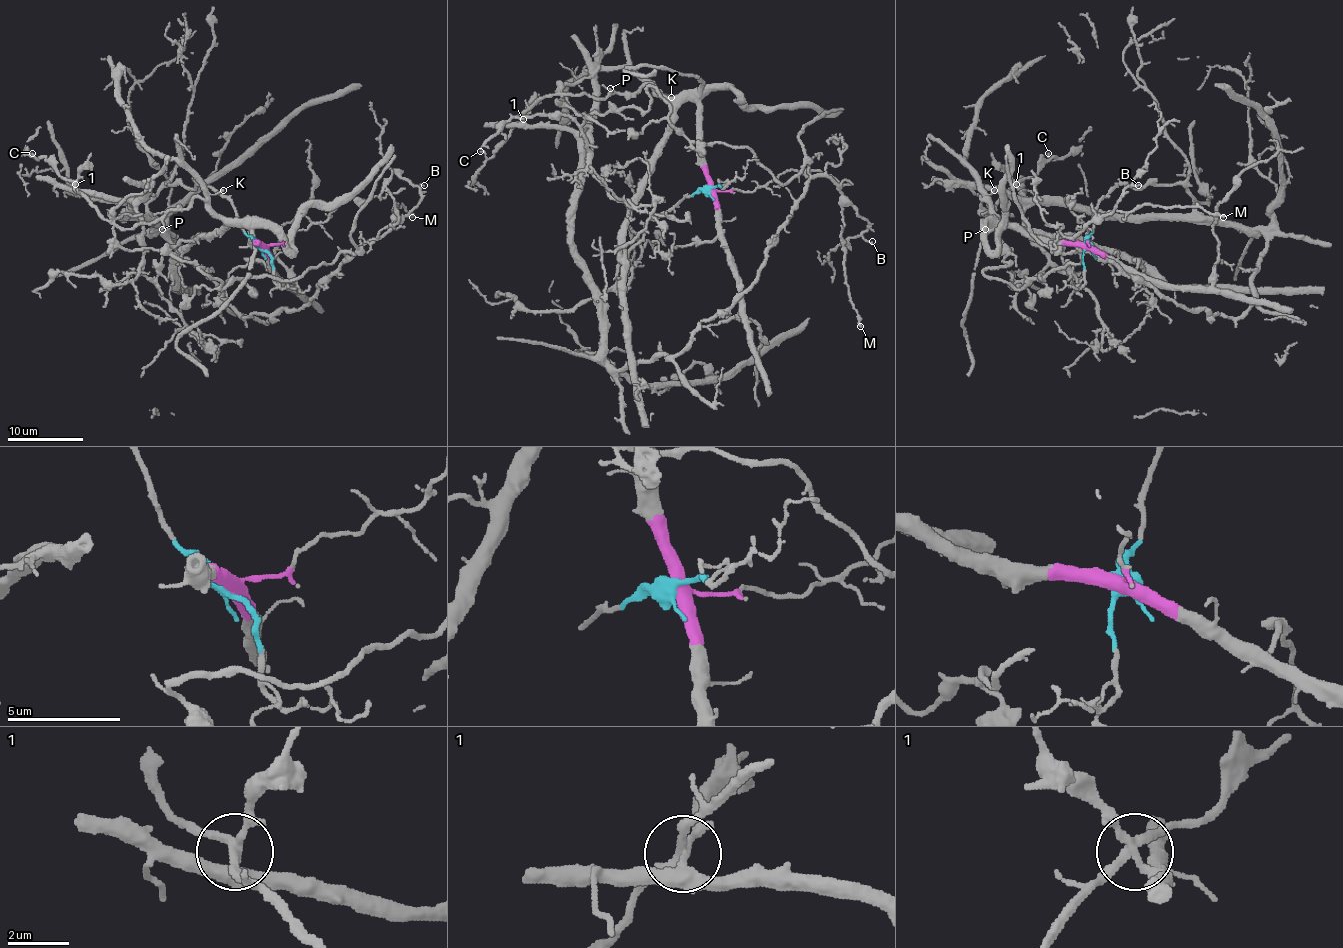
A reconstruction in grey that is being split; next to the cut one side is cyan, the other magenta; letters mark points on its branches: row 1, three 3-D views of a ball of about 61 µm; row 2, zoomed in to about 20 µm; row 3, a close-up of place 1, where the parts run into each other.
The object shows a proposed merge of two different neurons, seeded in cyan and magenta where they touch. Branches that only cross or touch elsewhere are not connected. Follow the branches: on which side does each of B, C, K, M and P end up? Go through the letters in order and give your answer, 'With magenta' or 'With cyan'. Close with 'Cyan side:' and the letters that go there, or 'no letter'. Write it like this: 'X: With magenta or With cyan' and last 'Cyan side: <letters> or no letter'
B: With cyan
C: With magenta
K: With magenta
M: With cyan
P: With magenta
Cyan side: B, M

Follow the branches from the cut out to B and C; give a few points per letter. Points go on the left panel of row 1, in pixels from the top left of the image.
B: (261, 248), (208, 185), (167, 183), (148, 204), (153, 227), (242, 318), (301, 308), (424, 185)
C: (261, 248), (240, 219), (223, 219), (195, 197), (186, 208), (119, 229), (32, 153)

